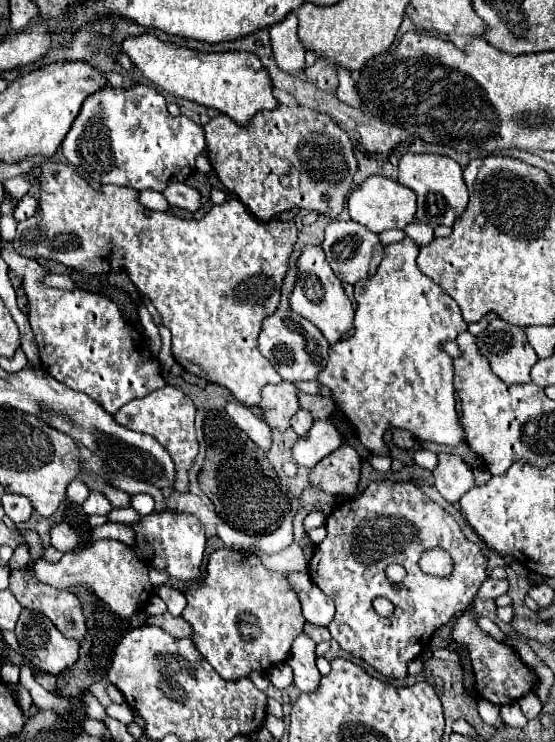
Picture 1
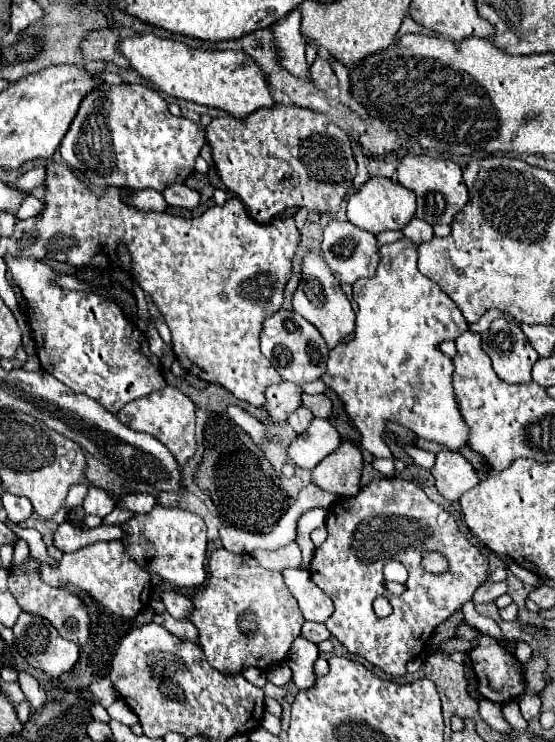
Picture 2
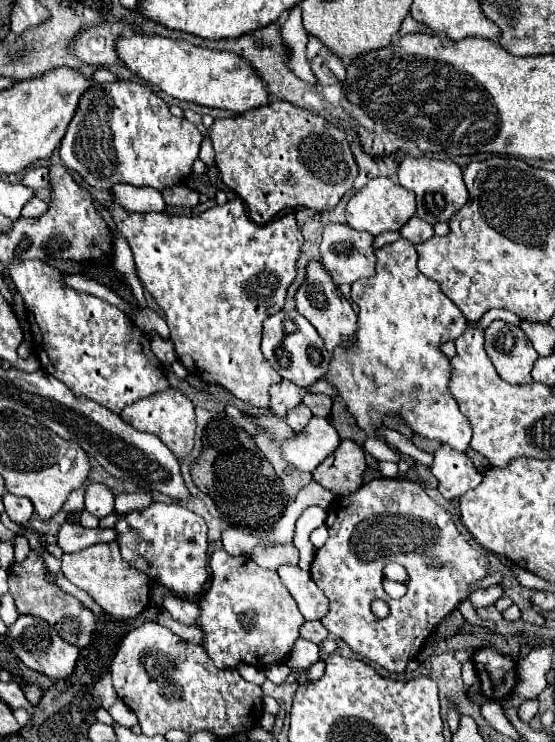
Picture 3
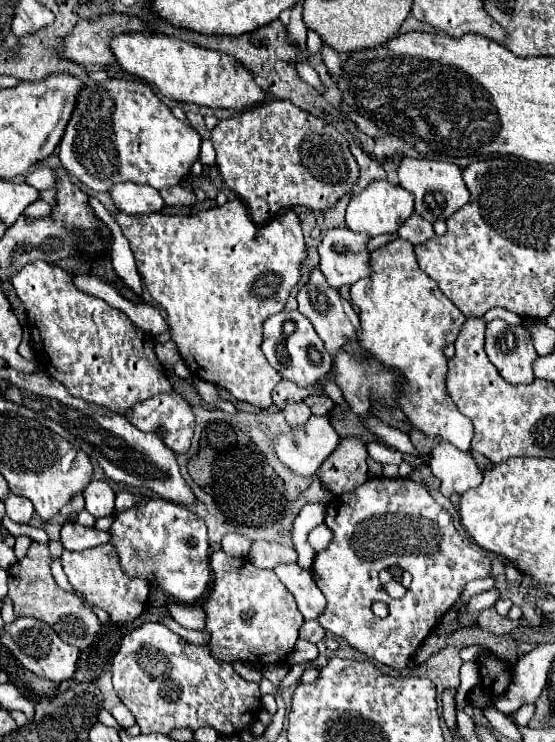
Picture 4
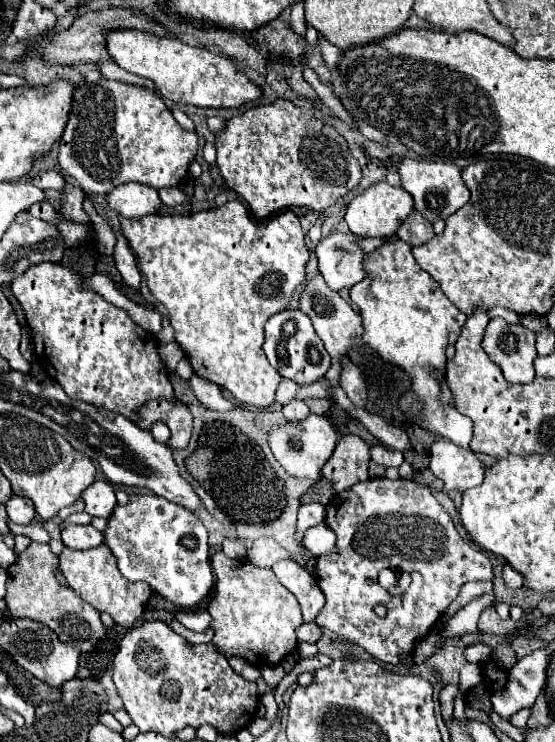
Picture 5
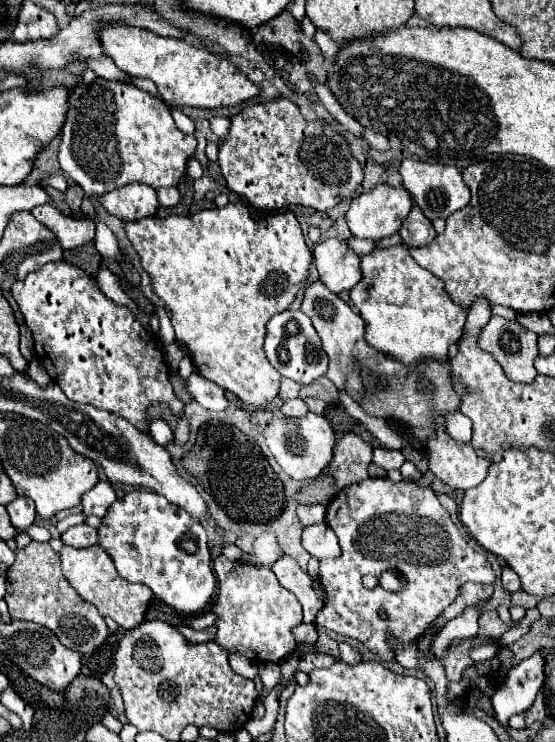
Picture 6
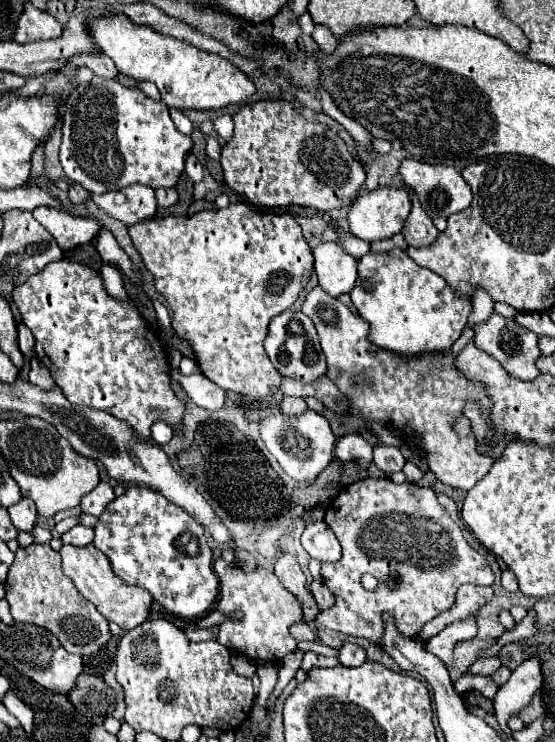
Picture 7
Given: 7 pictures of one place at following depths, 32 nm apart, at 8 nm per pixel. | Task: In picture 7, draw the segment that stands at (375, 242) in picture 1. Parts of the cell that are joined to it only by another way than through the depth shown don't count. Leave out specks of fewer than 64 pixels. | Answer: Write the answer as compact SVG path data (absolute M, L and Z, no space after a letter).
M338 240L320 242L314 248L314 268L318 272L320 286L330 296L350 292L358 280L358 260L350 256Z

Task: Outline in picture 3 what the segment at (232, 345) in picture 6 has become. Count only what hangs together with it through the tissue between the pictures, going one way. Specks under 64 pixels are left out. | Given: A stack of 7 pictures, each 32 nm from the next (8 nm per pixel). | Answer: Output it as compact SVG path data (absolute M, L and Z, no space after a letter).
M116 184L112 192L112 204L108 212L116 224L118 234L122 234L134 254L136 274L142 286L152 294L152 298L164 312L178 360L188 372L200 376L204 382L218 384L232 392L238 400L244 400L252 406L268 408L268 388L282 378L274 372L274 368L260 352L260 336L262 322L282 310L286 290L296 276L294 264L300 254L302 234L296 226L294 214L274 218L266 226L260 226L248 216L244 202L240 198L234 198L224 206L214 206L202 212L200 216L170 216L162 212L166 208L166 202L154 188L130 188L130 184Z

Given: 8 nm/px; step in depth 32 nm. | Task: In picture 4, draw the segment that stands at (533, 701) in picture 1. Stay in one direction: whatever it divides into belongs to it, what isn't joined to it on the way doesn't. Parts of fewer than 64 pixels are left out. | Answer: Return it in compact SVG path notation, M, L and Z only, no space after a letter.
M526 704L526 706L520 706L520 708L516 710L516 716L514 716L514 720L516 720L518 724L526 726L526 724L530 722L530 718L534 716L534 712L536 712L536 704Z

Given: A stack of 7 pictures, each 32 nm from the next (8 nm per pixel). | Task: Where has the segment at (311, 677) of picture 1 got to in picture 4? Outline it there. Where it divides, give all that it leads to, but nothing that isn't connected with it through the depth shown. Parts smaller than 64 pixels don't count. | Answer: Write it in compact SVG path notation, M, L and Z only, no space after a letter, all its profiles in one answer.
M298 640L294 652L292 652L290 658L288 658L288 664L290 664L290 666L294 666L294 664L308 664L308 662L312 662L312 660L316 660L316 658L318 658L318 648L316 648L316 644L306 642L306 640Z

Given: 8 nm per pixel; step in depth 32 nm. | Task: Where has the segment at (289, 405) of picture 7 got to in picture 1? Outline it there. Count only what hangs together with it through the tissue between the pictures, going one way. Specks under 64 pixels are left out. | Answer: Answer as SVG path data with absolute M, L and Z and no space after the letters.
M300 408L300 410L292 416L292 420L290 420L292 430L294 430L298 436L304 436L304 434L310 430L312 422L314 422L314 418L310 416L310 412L304 412L302 408Z

